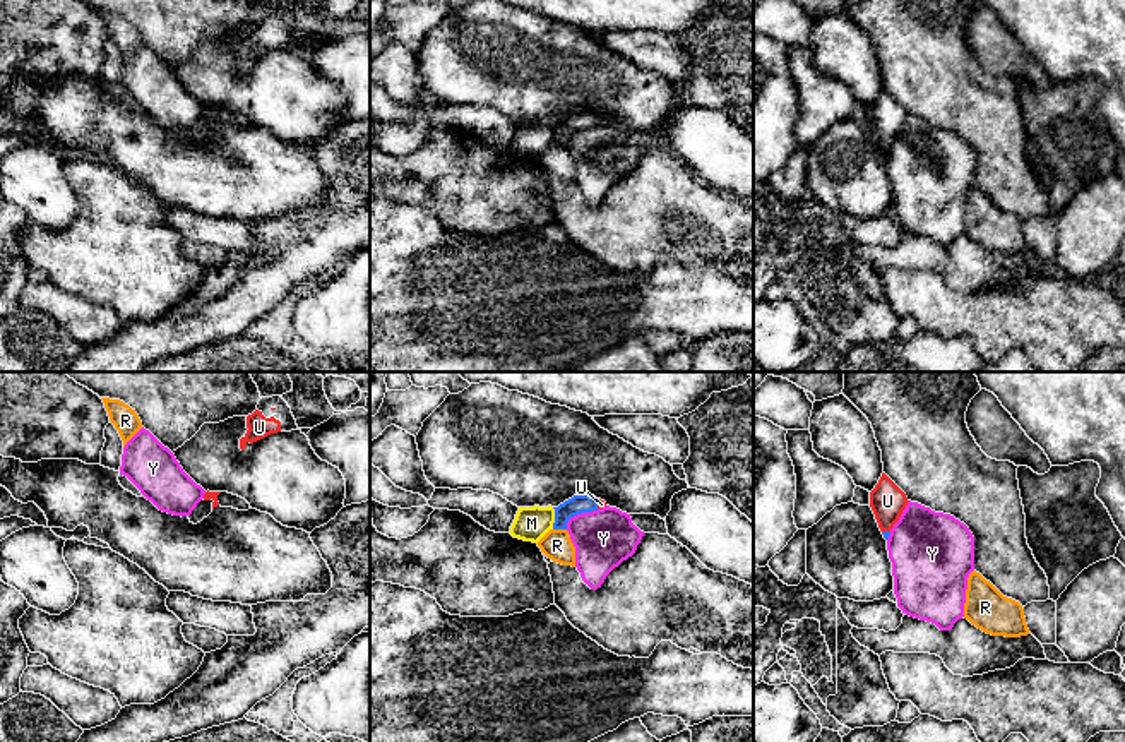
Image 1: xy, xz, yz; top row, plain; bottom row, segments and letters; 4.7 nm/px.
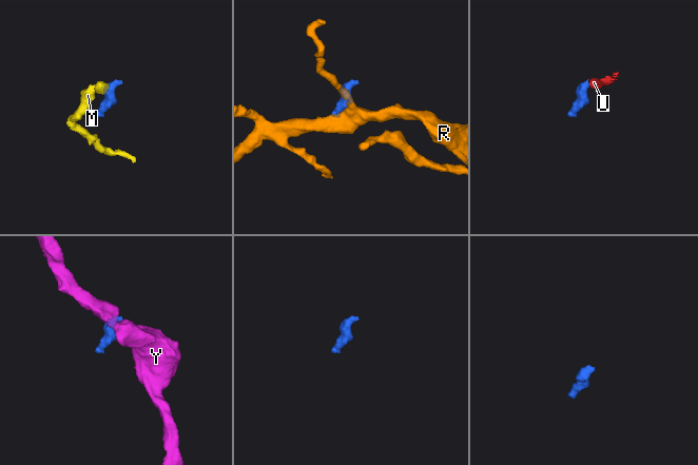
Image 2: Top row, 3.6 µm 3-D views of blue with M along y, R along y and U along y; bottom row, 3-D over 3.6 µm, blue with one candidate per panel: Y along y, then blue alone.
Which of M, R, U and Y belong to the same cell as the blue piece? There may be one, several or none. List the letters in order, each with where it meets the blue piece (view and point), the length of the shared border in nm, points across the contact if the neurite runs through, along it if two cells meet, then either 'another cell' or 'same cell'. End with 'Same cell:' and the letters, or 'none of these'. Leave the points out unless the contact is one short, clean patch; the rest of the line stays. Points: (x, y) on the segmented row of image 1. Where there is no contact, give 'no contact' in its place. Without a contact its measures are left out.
M: meets blue in xz at (555, 518); contact 100 nm long; border along xz (552, 508), (553, 528); another cell
R: meets blue in xz at (560, 528); contact 60 nm long; another cell
U: meets blue in xz at (596, 504); contact 50 nm long; runs through xz (577, 504), (596, 504), (601, 504); same cell
Y: meets blue in xz at (579, 513); contact 180 nm long; another cell
Same cell: U

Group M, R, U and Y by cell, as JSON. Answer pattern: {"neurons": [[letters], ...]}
{"neurons": [["M"], ["R"], ["U"], ["Y"]]}

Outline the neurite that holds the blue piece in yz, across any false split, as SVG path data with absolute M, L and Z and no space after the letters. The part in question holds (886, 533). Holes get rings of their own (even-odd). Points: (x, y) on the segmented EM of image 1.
M882 473L878 483L870 492L870 507L885 540L889 540L890 530L899 521L908 502L906 494Z

